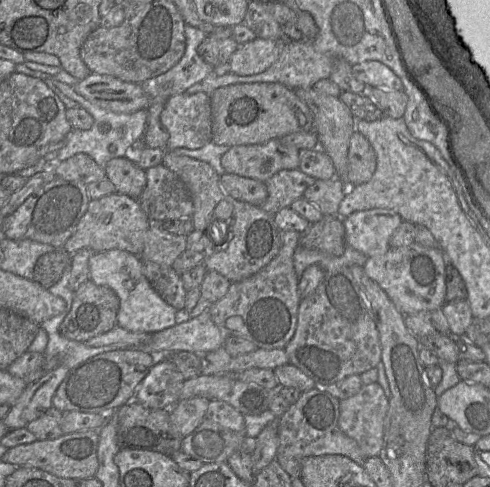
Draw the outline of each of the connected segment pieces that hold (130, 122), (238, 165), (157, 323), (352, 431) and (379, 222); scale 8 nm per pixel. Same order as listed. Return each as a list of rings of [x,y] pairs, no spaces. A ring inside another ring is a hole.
[[[55,80],[54,85],[68,98],[76,101],[81,108],[89,112],[93,119],[94,124],[89,130],[74,130],[72,129],[67,135],[67,143],[58,151],[57,159],[52,161],[45,161],[42,158],[40,161],[28,168],[22,169],[14,175],[20,175],[25,178],[29,178],[35,173],[41,172],[42,170],[50,173],[56,171],[57,166],[60,162],[74,156],[77,153],[85,153],[90,156],[94,161],[102,168],[105,167],[107,162],[115,157],[129,156],[132,151],[132,146],[137,140],[142,140],[144,131],[146,129],[147,110],[139,110],[133,113],[120,113],[113,112],[104,109],[80,95],[76,92],[75,88],[67,85],[61,81]],[[102,124],[109,124],[110,130],[107,132],[101,131]]]
[[[271,139],[262,144],[232,146],[223,154],[221,164],[227,173],[265,182],[281,170],[297,169],[300,150]]]
[[[111,249],[94,252],[89,258],[89,280],[100,286],[107,286],[115,291],[120,300],[117,313],[117,325],[132,332],[155,333],[172,327],[176,322],[177,310],[164,301],[153,289],[142,273],[142,260],[128,251]]]
[[[377,382],[362,385],[358,393],[340,400],[338,426],[357,442],[366,458],[380,453],[388,407],[389,401]]]
[[[390,209],[354,212],[343,219],[346,245],[367,257],[382,255],[390,248],[389,239],[402,221]]]

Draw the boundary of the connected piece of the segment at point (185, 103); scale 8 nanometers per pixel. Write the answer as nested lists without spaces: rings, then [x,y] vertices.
[[[204,92],[171,96],[160,121],[169,134],[166,150],[202,148],[212,139],[211,98]]]

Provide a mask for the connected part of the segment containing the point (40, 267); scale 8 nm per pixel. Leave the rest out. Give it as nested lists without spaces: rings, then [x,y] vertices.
[[[63,247],[38,258],[34,266],[33,281],[48,289],[56,284],[62,277],[65,269],[71,270],[71,257]]]

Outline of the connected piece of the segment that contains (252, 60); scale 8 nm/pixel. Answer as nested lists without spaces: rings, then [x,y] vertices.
[[[257,37],[253,41],[240,44],[229,60],[230,73],[239,76],[259,74],[277,61],[281,50],[280,40]]]

